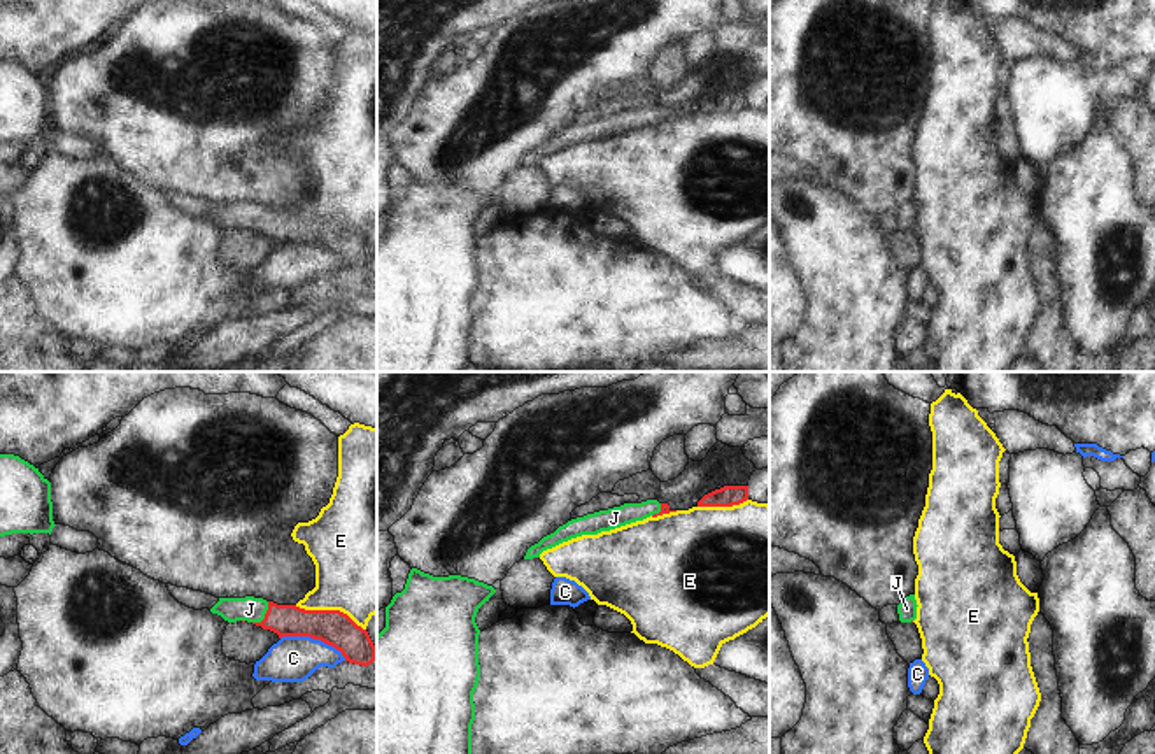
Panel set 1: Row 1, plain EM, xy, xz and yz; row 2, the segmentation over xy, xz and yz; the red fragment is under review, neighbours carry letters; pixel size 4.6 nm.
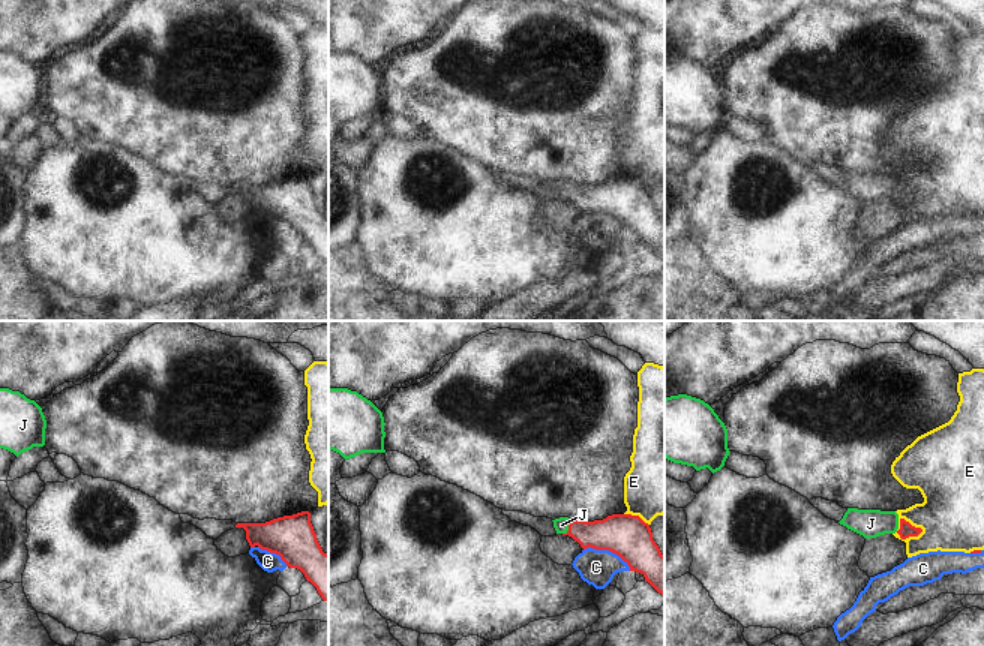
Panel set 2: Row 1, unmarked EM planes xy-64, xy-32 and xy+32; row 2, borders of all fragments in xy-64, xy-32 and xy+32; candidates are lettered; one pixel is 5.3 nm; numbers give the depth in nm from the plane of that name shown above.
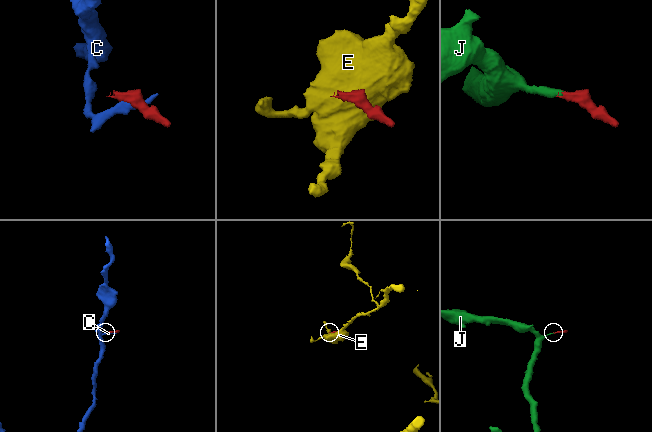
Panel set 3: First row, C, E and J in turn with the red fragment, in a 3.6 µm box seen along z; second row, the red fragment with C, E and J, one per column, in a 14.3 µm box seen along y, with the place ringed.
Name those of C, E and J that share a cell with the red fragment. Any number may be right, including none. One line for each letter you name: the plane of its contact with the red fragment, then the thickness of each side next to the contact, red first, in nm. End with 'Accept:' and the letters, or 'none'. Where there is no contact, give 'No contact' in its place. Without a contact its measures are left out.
J: Touches red in xy. Thickness 140 nm (red) against 120 nm
Accept: J.

